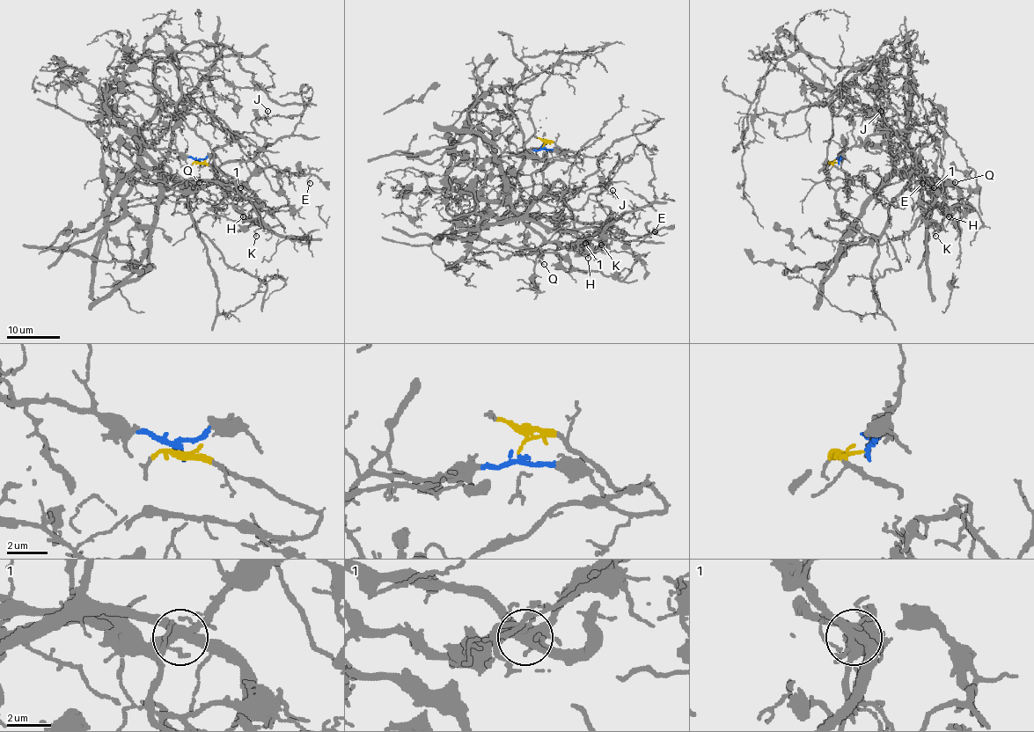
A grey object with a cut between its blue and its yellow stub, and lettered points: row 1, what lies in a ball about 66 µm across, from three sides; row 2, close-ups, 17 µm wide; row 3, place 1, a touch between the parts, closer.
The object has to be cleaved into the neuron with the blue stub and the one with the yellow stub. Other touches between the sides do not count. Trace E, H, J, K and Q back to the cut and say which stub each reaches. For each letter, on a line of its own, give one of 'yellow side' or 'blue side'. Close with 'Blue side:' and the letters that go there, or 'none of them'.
E: blue side
H: blue side
J: blue side
K: blue side
Q: blue side
Blue side: E, H, J, K, Q

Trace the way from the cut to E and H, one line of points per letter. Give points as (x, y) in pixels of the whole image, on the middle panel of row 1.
E: (543, 147), (502, 152), (479, 195), (509, 203), (546, 240), (566, 247), (608, 224), (639, 237), (655, 231)
H: (543, 147), (502, 152), (479, 195), (509, 203), (546, 240), (567, 247), (575, 244), (588, 258)

